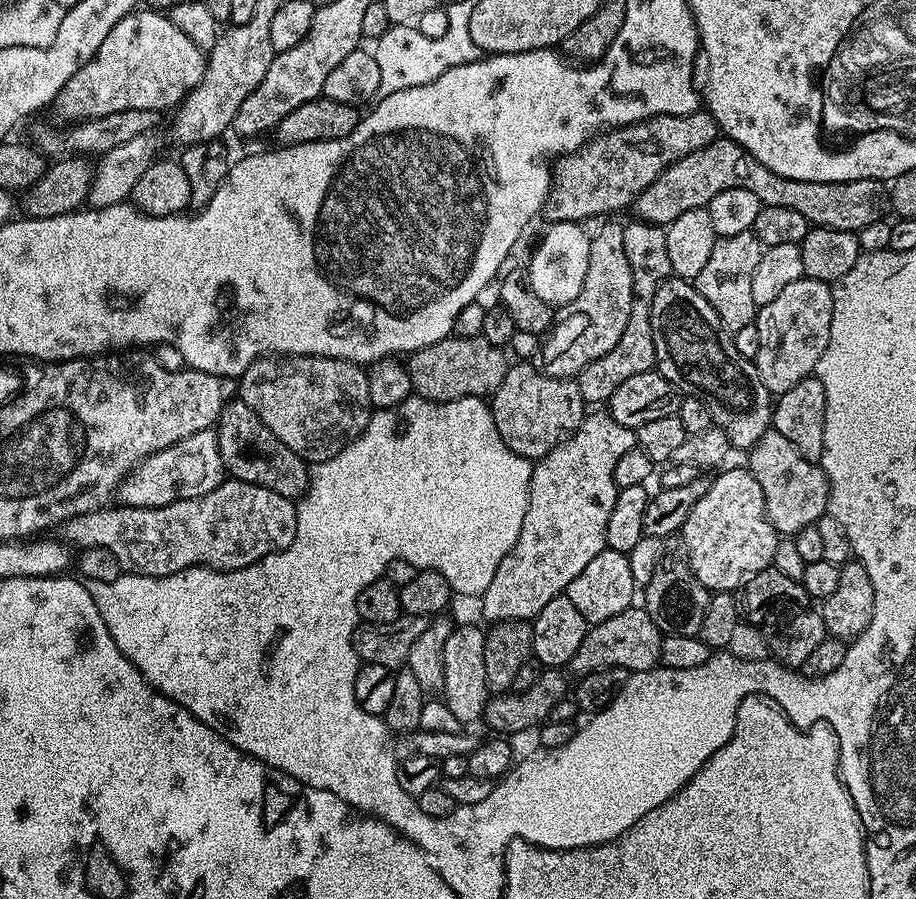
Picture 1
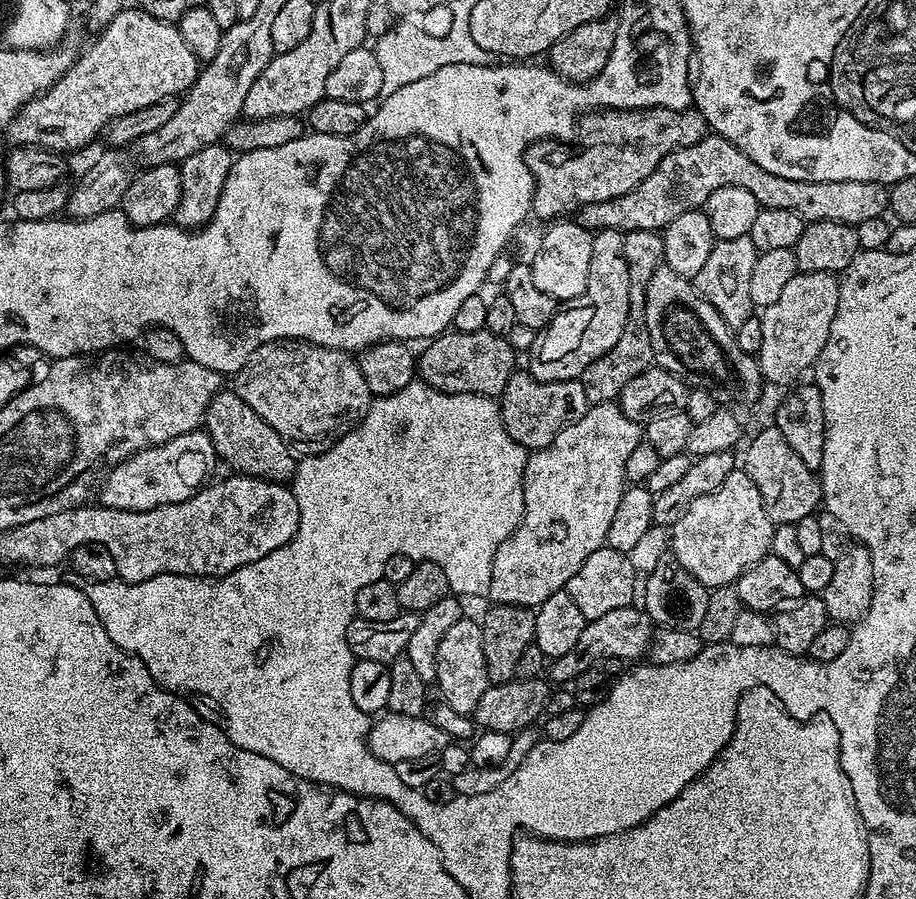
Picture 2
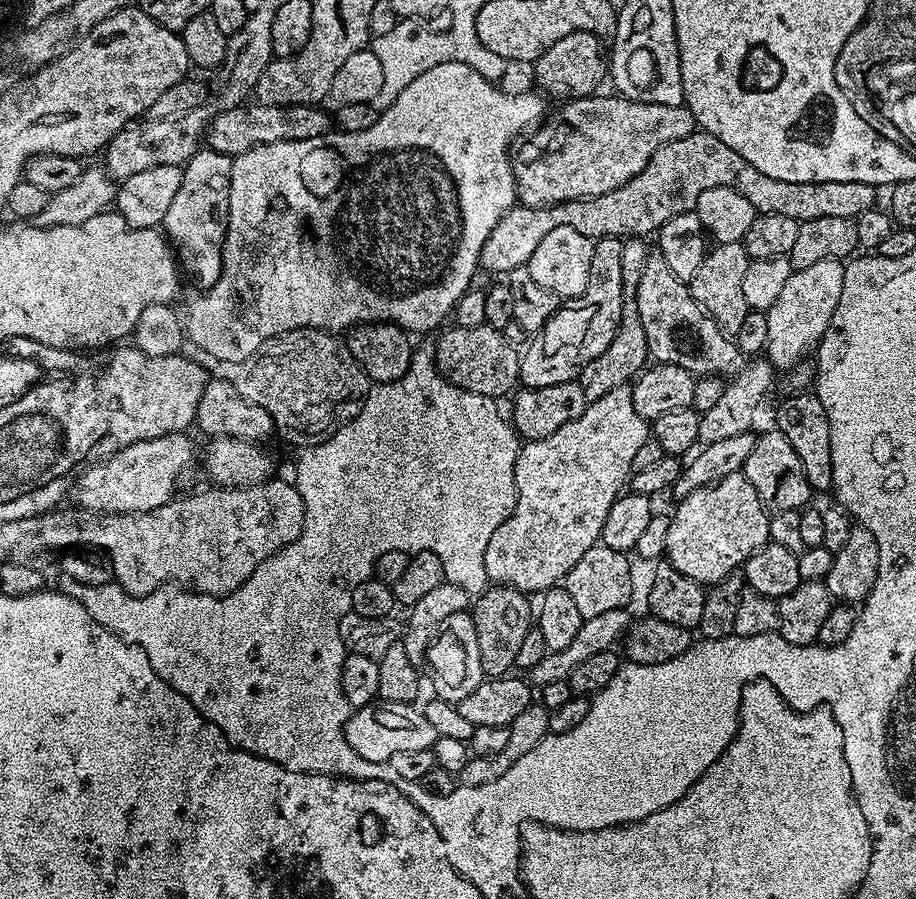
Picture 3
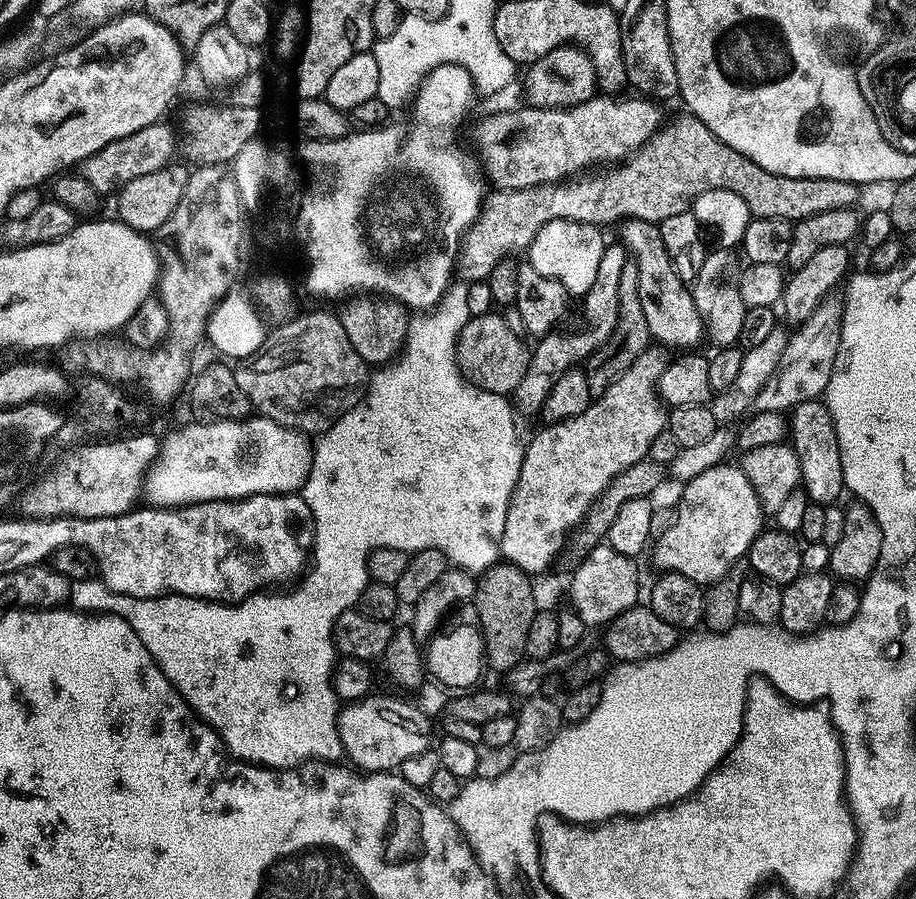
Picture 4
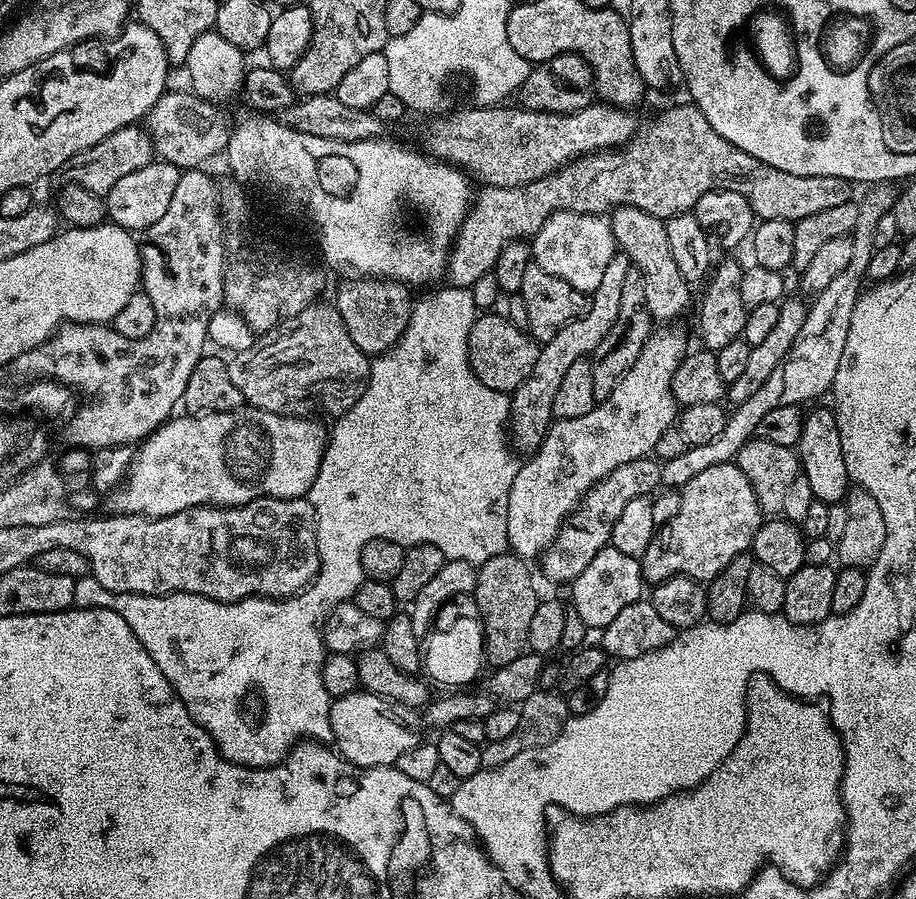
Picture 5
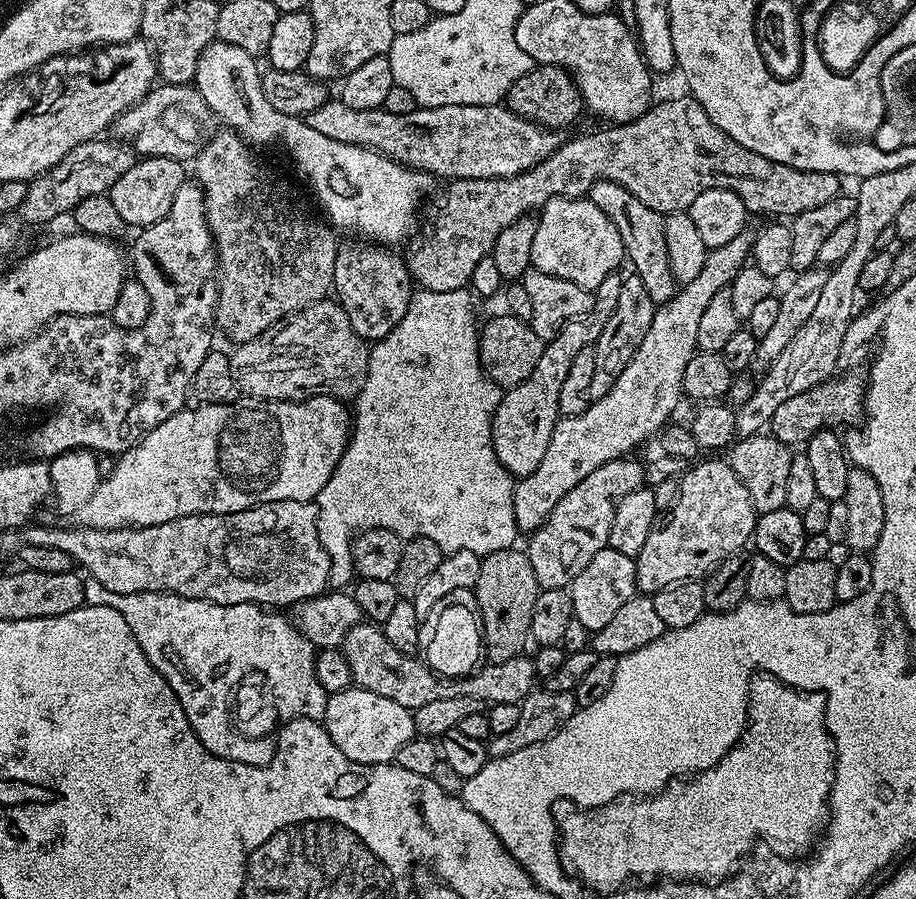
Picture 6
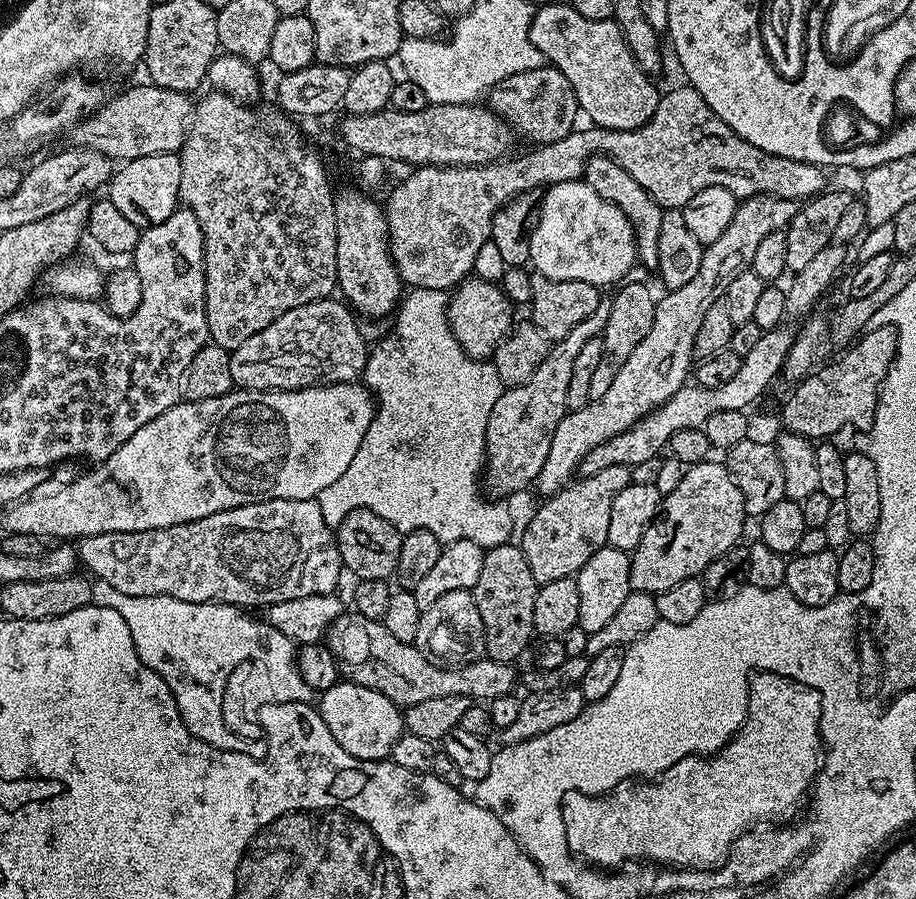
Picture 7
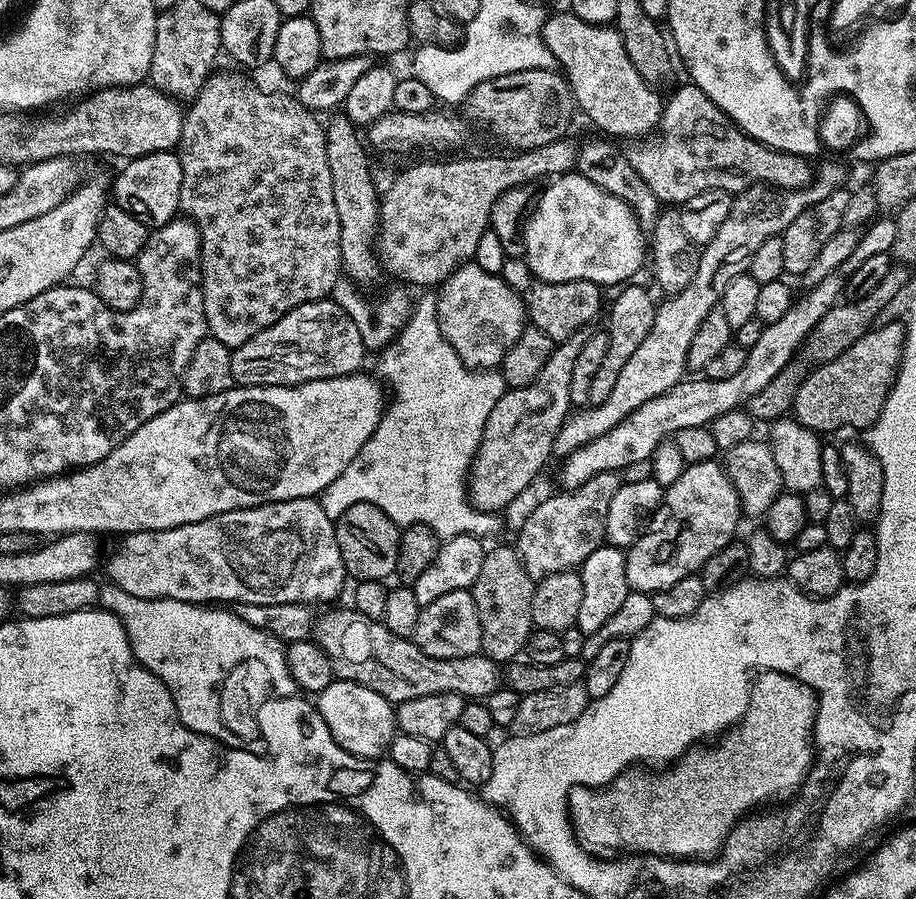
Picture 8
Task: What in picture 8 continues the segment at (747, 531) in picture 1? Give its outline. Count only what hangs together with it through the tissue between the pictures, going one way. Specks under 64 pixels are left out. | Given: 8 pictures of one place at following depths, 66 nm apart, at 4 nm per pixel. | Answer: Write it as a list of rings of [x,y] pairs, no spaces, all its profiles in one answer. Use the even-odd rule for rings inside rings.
[[[716,460],[687,465],[678,482],[667,485],[663,507],[669,512],[664,525],[637,536],[627,549],[624,561],[631,591],[651,594],[674,586],[674,582],[682,582],[682,578],[697,575],[718,550],[733,543],[732,535],[742,521],[738,494]]]

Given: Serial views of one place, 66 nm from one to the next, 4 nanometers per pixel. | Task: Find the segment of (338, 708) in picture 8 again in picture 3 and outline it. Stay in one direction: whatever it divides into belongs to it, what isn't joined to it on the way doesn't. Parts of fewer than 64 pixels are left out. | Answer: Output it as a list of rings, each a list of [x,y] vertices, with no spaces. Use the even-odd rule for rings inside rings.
[[[377,702],[371,708],[358,708],[349,717],[346,738],[356,753],[371,764],[387,765],[398,754],[435,749],[438,739],[434,726],[426,722],[423,711],[410,704]]]

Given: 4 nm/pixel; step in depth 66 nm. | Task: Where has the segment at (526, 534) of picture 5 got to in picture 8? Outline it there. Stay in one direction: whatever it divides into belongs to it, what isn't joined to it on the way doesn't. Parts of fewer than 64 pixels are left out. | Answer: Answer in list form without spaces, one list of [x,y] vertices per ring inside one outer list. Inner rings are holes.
[[[843,163],[824,164],[815,169],[811,181],[803,188],[777,188],[771,184],[752,184],[749,188],[733,195],[730,214],[726,214],[726,222],[718,226],[718,234],[703,245],[698,270],[694,270],[694,279],[686,290],[678,294],[661,299],[656,305],[654,314],[654,326],[650,326],[650,334],[634,350],[634,354],[626,361],[626,367],[618,377],[614,391],[606,402],[595,406],[584,406],[580,412],[564,421],[564,425],[558,430],[556,441],[552,447],[557,457],[563,458],[569,453],[580,448],[586,442],[614,430],[618,422],[622,422],[634,410],[642,406],[642,402],[650,402],[658,394],[666,394],[670,386],[674,386],[679,380],[685,379],[688,368],[688,351],[690,342],[698,326],[702,326],[702,318],[710,314],[710,310],[718,307],[722,298],[722,290],[726,290],[728,283],[748,271],[748,259],[766,242],[766,238],[774,238],[781,235],[810,206],[822,202],[830,194],[834,194],[837,188],[845,183]]]

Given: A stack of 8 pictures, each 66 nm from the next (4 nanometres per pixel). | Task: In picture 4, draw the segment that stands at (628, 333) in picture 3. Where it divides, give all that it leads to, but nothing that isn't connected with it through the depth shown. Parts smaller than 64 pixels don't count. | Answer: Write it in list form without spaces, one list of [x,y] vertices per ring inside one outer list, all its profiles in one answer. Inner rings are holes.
[[[630,258],[626,266],[622,266],[622,278],[618,281],[618,322],[608,341],[586,361],[586,382],[592,397],[602,395],[650,347],[651,340],[650,326],[646,326],[642,302],[638,302],[638,262]]]

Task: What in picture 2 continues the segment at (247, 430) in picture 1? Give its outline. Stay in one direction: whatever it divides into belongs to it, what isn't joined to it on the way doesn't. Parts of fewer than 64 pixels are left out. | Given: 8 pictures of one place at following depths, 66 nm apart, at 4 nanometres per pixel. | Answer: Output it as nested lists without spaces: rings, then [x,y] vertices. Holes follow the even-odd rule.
[[[221,390],[212,399],[203,427],[216,448],[217,457],[237,473],[272,480],[276,484],[284,484],[295,476],[298,460],[288,443],[258,413],[250,410],[235,390]]]

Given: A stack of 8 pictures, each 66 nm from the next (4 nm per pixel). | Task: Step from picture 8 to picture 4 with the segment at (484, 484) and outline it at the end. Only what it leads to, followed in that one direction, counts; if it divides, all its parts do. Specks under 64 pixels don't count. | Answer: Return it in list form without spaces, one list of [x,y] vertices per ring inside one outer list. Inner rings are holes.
[[[609,243],[605,247],[602,262],[598,266],[598,275],[594,277],[594,286],[590,286],[590,290],[582,298],[584,328],[578,329],[577,332],[553,330],[535,341],[536,348],[534,344],[528,358],[526,374],[514,393],[515,403],[521,413],[522,411],[539,413],[546,402],[546,394],[550,394],[554,382],[562,378],[562,374],[583,365],[588,357],[610,338],[618,322],[618,281],[622,278],[622,266],[626,266],[626,262],[630,259],[630,253],[623,243],[615,243]]]

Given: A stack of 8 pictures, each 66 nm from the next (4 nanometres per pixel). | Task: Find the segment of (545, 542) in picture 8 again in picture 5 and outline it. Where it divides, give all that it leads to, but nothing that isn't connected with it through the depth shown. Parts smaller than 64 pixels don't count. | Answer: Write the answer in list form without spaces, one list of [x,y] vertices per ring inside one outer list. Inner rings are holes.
[[[647,456],[626,462],[612,470],[606,478],[598,481],[581,500],[578,508],[569,515],[551,546],[540,557],[543,574],[552,582],[571,583],[590,564],[598,550],[611,541],[614,524],[622,514],[623,507],[631,498],[649,496],[661,485],[661,463]]]

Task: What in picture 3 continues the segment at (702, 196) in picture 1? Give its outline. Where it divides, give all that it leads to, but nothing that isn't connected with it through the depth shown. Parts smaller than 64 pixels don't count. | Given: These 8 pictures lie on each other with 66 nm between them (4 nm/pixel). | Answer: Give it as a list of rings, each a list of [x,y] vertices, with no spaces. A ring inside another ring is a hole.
[[[703,130],[691,132],[686,138],[678,138],[674,142],[666,142],[646,162],[642,174],[630,178],[618,190],[601,196],[591,196],[588,200],[571,200],[565,204],[552,204],[548,208],[525,208],[517,206],[512,208],[494,226],[490,238],[486,240],[486,246],[482,248],[480,255],[480,268],[488,272],[515,273],[527,265],[528,259],[538,250],[538,242],[550,234],[550,230],[558,230],[558,226],[574,226],[582,234],[592,237],[593,241],[601,240],[603,236],[618,236],[621,238],[644,238],[652,232],[659,233],[660,227],[670,218],[674,218],[683,212],[691,212],[698,202],[698,194],[710,190],[714,186],[726,186],[738,190],[742,198],[747,198],[750,206],[756,208],[757,213],[786,214],[786,218],[795,220],[809,220],[810,218],[850,218],[855,220],[866,210],[877,207],[877,185],[866,182],[782,182],[782,178],[770,178],[770,174],[762,174],[758,166],[750,166],[738,150],[730,150],[722,138],[714,138],[714,134]]]

